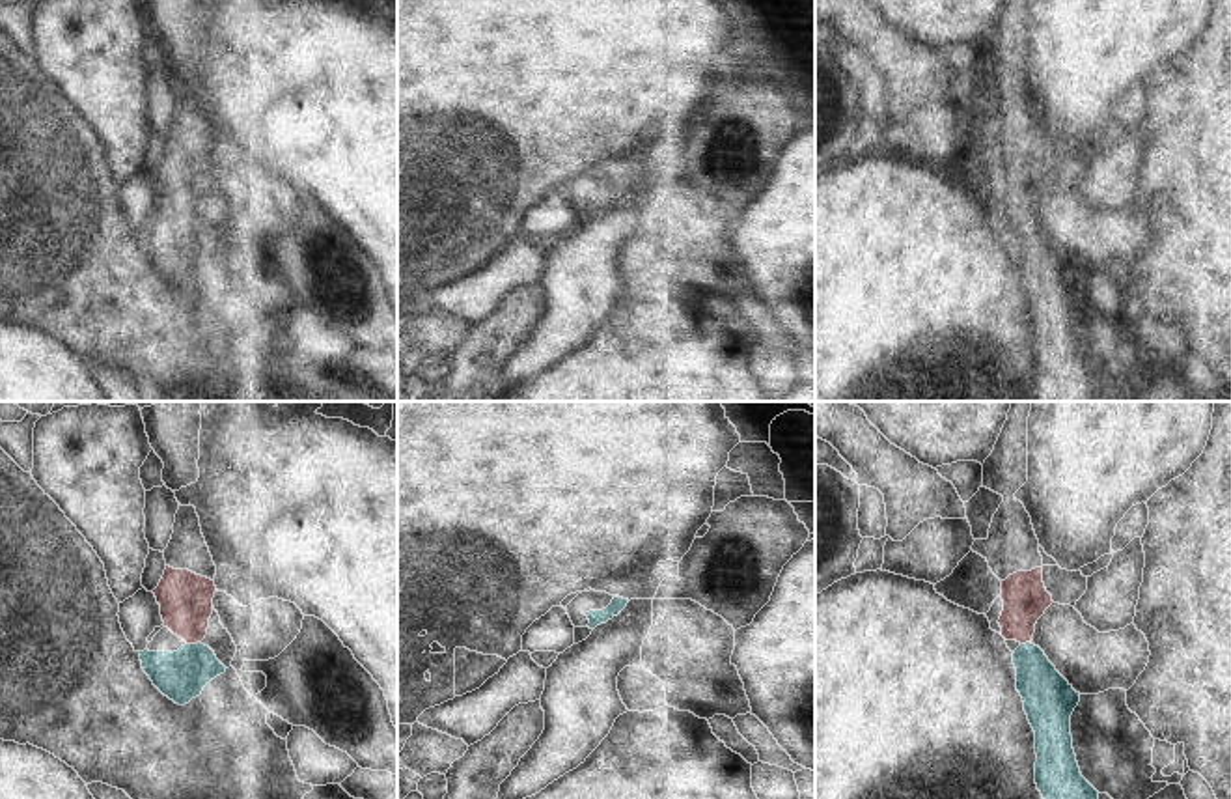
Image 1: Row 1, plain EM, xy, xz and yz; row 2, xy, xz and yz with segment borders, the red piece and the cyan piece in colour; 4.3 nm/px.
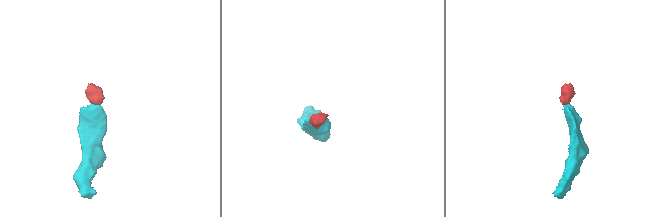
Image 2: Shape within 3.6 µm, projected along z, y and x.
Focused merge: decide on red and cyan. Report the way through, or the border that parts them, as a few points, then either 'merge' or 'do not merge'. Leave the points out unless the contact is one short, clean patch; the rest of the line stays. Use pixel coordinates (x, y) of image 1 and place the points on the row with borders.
runs through xy (185, 598), (193, 643), (193, 665), (181, 676); merge

